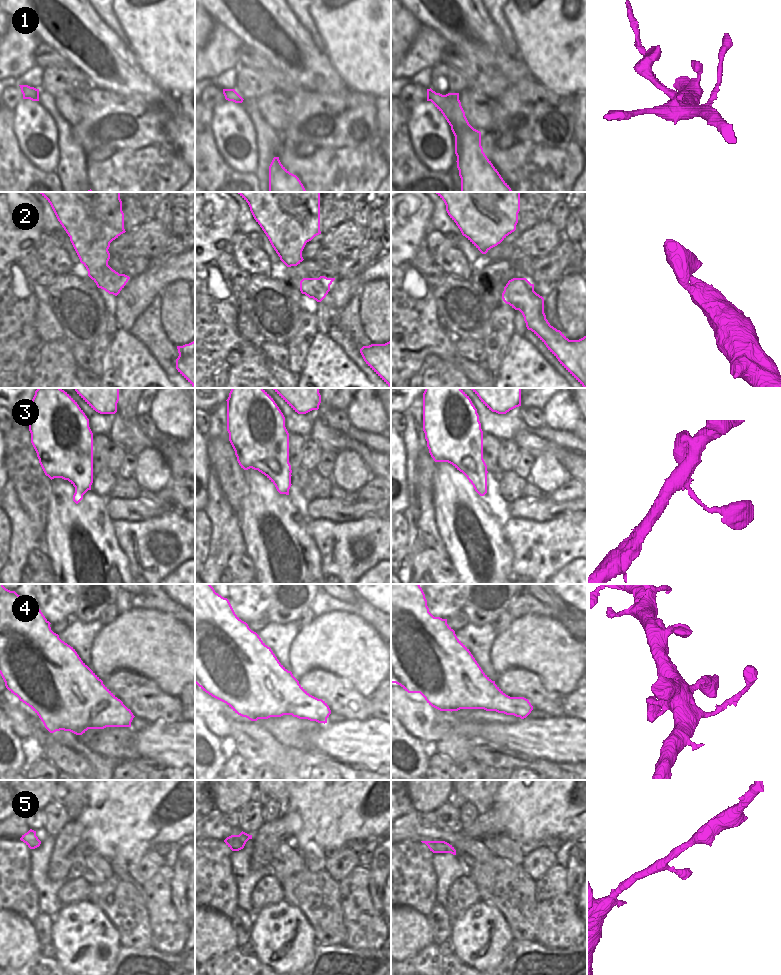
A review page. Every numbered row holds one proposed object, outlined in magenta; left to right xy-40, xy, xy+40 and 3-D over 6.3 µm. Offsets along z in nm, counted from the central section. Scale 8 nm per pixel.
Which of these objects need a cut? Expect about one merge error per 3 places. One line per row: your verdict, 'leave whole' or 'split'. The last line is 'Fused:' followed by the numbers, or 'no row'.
1: split
2: leave whole
3: leave whole
4: leave whole
5: leave whole
Fused: 1

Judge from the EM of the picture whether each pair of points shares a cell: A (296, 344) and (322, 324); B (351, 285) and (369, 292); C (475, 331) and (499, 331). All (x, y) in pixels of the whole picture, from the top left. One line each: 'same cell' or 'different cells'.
A: different cells
B: different cells
C: different cells

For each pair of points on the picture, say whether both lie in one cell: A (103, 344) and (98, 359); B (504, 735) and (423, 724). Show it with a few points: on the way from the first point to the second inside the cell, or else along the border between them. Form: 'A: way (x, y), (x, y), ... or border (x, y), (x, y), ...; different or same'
A: way (100, 348), (98, 355); same
B: way (484, 732), (463, 729), (454, 724), (443, 724); same

